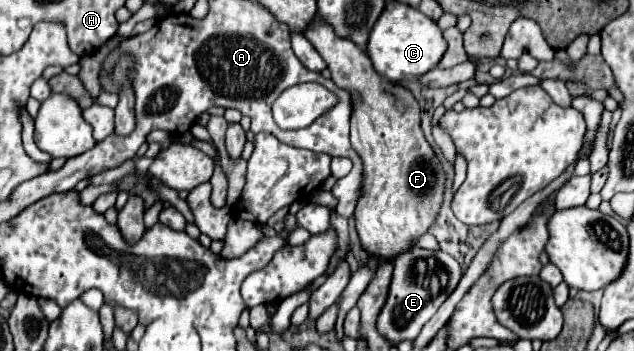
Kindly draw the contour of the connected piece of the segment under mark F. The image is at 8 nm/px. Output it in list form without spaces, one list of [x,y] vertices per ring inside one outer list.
[[[316,16],[316,20],[308,26],[304,34],[310,40],[310,44],[318,50],[318,54],[324,58],[324,62],[328,64],[334,84],[350,90],[352,94],[354,112],[352,112],[352,124],[350,124],[350,142],[352,142],[352,148],[362,158],[362,166],[364,166],[362,188],[360,188],[360,196],[358,196],[356,212],[354,212],[356,230],[358,230],[362,248],[370,256],[378,258],[378,262],[390,262],[396,256],[404,254],[404,250],[412,250],[416,246],[416,240],[434,226],[442,200],[444,200],[446,172],[440,160],[434,160],[436,154],[420,130],[420,108],[410,90],[382,78],[372,68],[372,62],[364,54],[364,50],[360,50],[350,40],[338,38],[334,30],[326,26],[326,22],[320,16]]]

